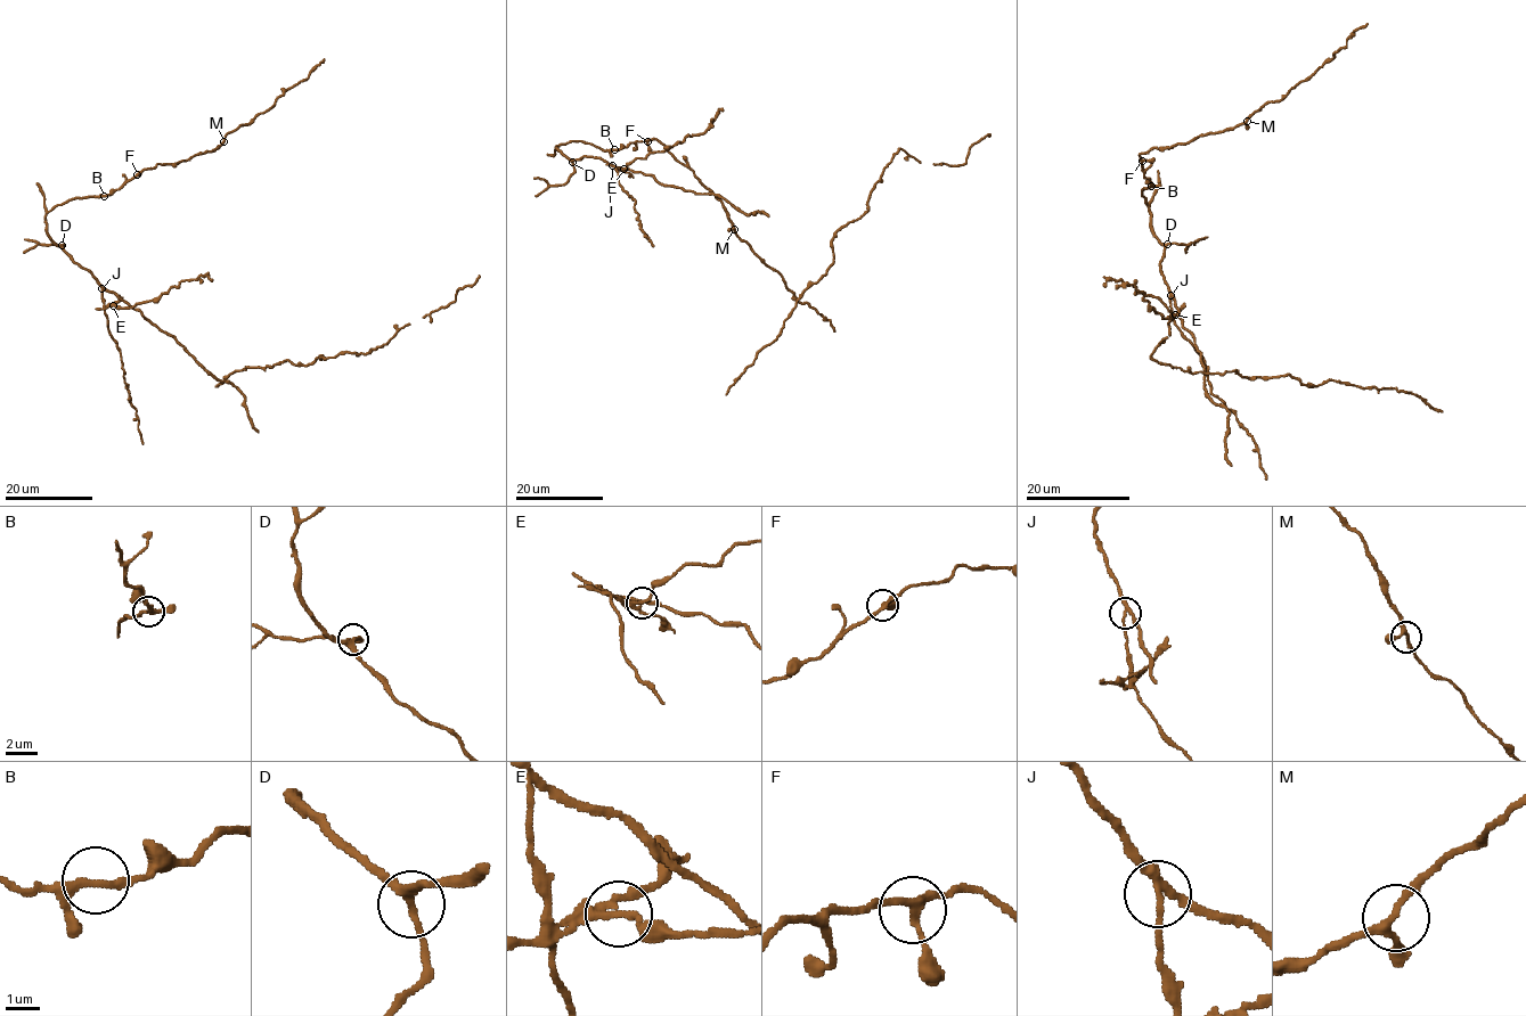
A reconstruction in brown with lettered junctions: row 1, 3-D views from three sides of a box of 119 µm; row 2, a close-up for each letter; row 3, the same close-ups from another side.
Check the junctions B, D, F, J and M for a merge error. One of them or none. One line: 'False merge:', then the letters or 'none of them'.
False merge: J

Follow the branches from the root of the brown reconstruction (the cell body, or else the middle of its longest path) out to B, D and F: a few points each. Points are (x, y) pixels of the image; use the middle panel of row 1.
B: (617, 168), (600, 158), (582, 156), (570, 161), (556, 147), (579, 140), (604, 150), (614, 149)
D: (617, 168), (600, 158), (586, 156), (572, 162)
F: (617, 168), (600, 158), (570, 161), (556, 147), (579, 140), (617, 150), (647, 141)

